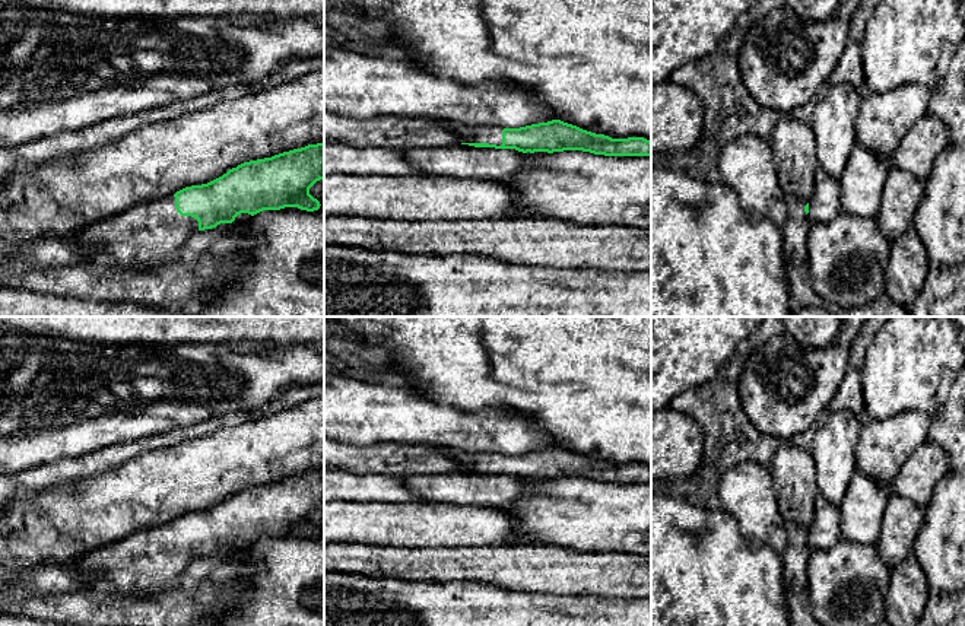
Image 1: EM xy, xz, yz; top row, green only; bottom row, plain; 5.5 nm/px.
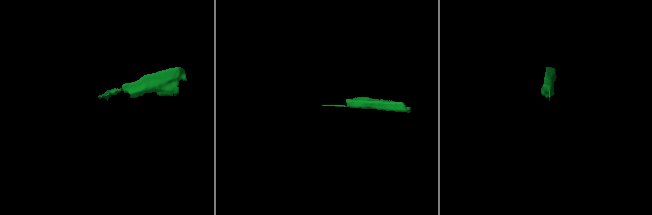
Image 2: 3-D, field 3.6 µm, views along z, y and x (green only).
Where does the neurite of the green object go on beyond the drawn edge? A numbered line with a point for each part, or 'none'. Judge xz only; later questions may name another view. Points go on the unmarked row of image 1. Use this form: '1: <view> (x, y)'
1: xz (492, 461)

